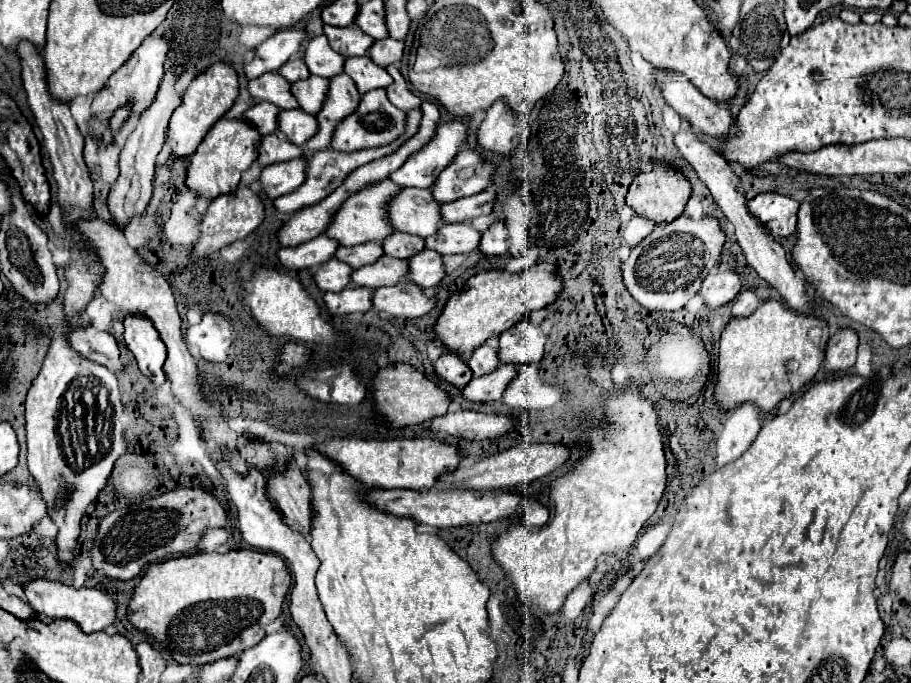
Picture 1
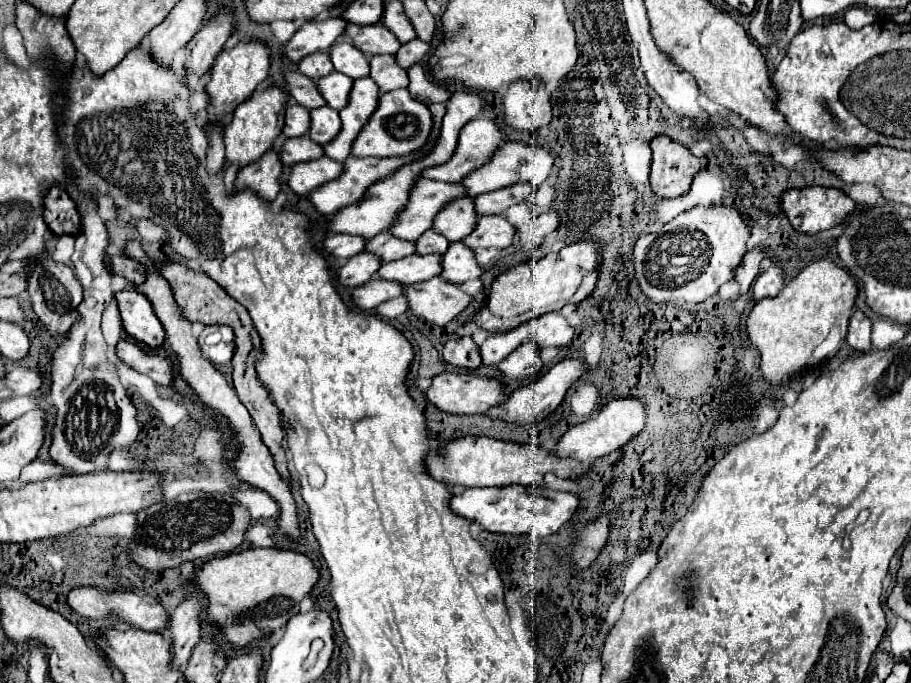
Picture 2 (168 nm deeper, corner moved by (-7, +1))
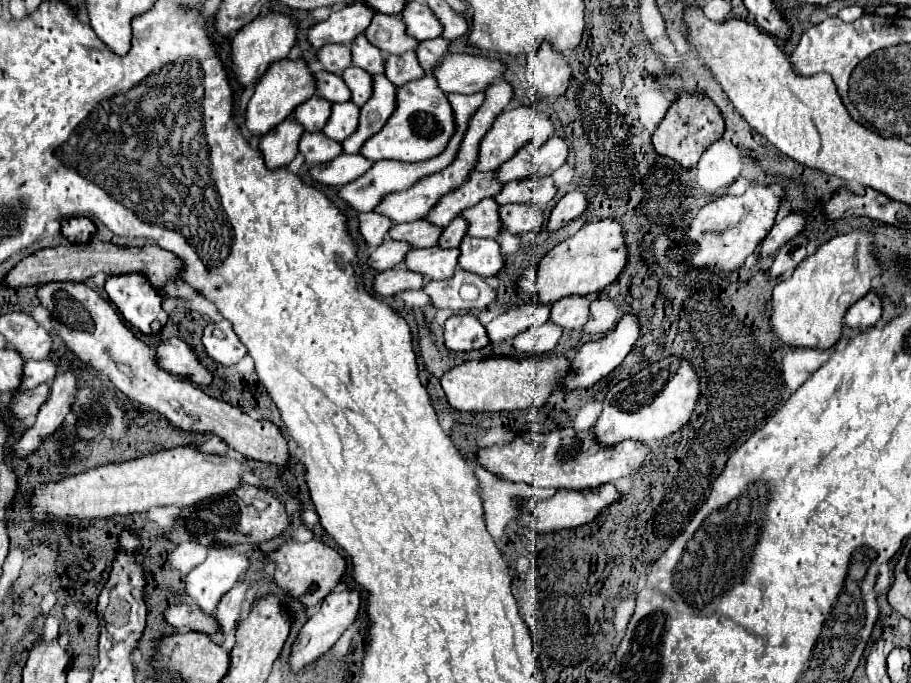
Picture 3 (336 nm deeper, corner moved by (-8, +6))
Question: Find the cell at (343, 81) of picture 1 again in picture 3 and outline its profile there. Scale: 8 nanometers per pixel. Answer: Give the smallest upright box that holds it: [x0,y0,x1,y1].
[342,74,396,154]

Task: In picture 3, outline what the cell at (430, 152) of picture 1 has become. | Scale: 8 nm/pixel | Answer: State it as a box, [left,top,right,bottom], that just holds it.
[474,106,552,172]

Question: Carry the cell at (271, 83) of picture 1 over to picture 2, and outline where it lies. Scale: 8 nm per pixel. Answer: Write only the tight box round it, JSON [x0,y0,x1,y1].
[285,73,327,109]

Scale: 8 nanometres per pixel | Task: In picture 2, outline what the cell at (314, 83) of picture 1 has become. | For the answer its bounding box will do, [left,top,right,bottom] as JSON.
[317,71,353,111]

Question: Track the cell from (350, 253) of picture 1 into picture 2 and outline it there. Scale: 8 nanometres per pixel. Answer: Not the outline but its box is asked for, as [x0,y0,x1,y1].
[367,231,415,261]

